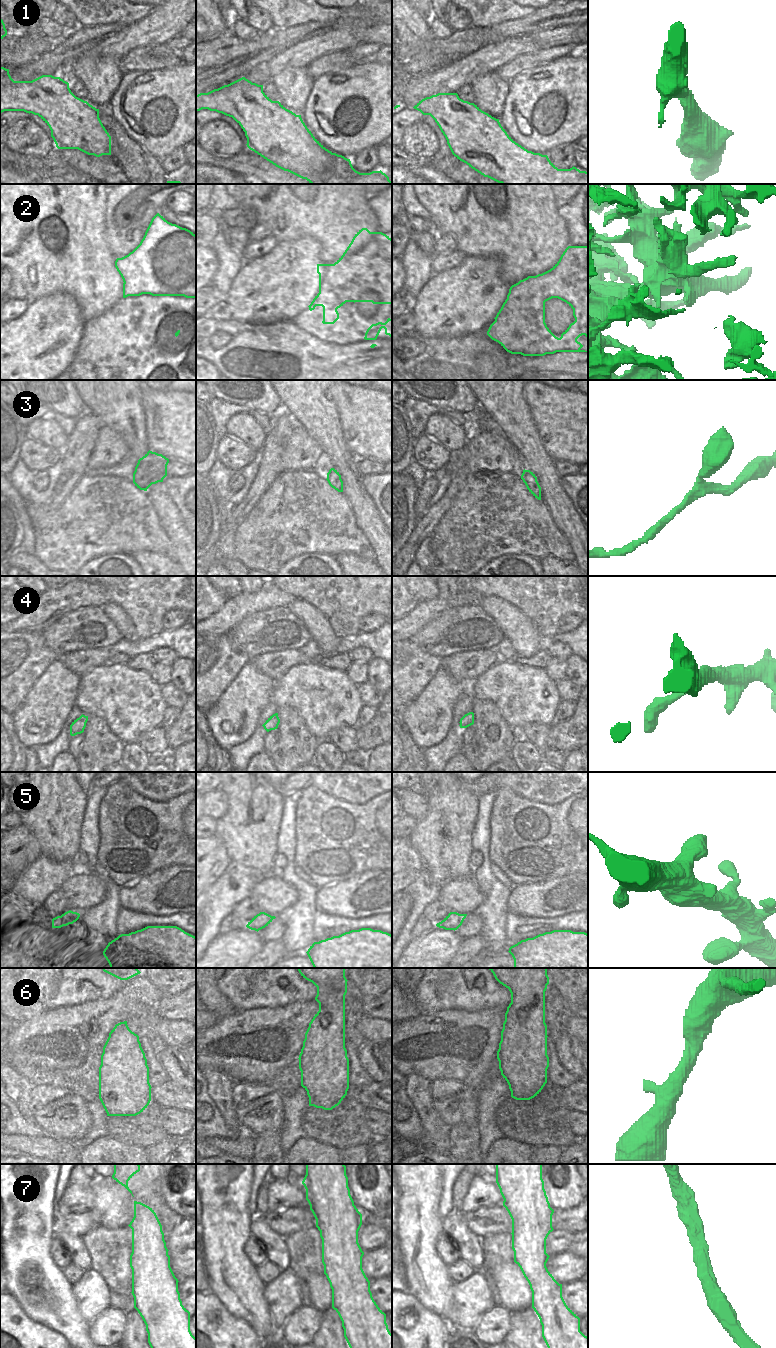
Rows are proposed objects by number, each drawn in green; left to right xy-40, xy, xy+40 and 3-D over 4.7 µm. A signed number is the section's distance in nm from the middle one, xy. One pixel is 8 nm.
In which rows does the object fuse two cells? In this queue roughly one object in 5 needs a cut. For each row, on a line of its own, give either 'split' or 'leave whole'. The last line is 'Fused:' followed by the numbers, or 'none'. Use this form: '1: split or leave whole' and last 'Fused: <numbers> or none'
1: leave whole
2: split
3: leave whole
4: leave whole
5: leave whole
6: leave whole
7: leave whole
Fused: 2

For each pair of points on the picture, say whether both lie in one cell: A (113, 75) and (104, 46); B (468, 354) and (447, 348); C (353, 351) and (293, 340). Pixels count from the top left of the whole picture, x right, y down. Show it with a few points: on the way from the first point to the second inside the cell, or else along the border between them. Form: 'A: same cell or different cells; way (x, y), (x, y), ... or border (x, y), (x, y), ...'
A: different cells; border (90, 51), (105, 56), (113, 56), (118, 59)
B: same cell; way (463, 352), (452, 350)
C: same cell; way (338, 351), (308, 351)

